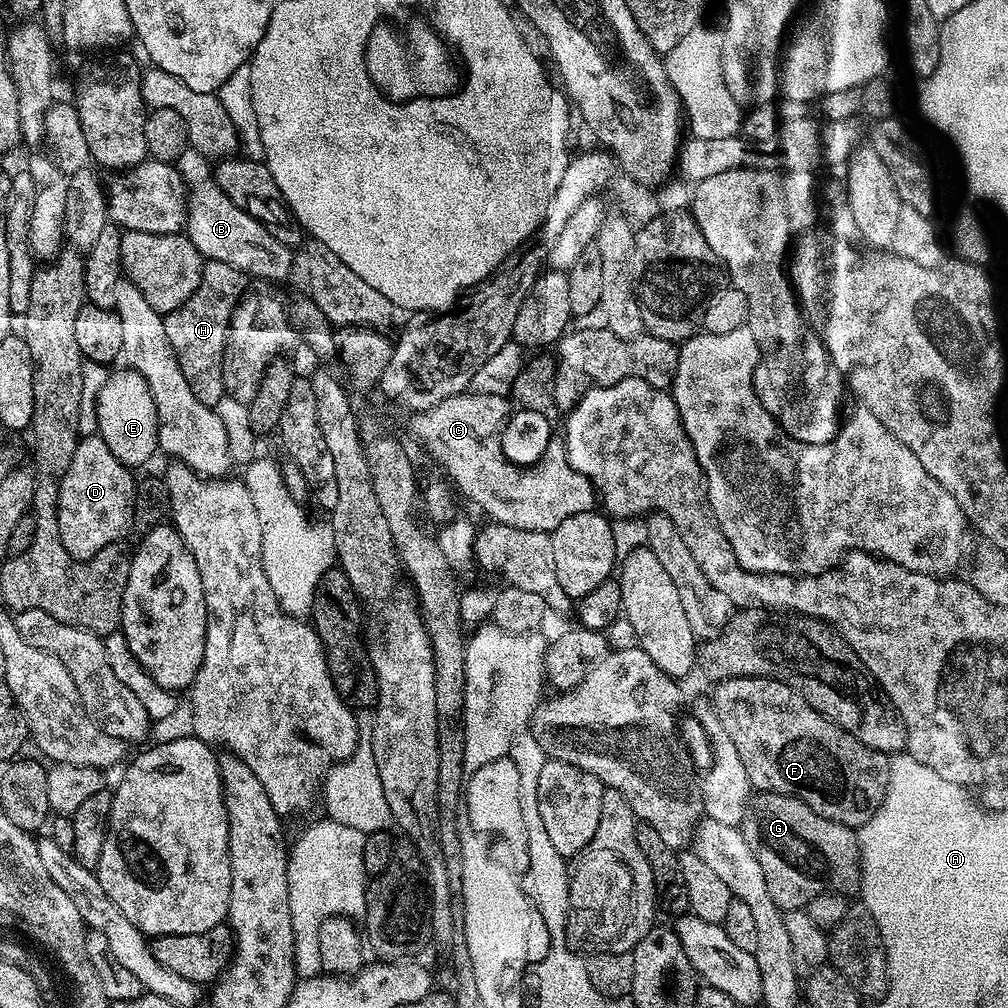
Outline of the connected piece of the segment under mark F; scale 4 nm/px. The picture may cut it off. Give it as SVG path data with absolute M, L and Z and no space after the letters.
M739 676L719 681L713 688L716 689L713 690L712 696L710 695L710 703L714 714L718 718L718 722L722 724L722 730L726 730L726 738L730 738L730 742L734 744L734 750L738 752L738 758L742 760L742 766L746 768L746 778L757 793L777 792L779 796L792 796L795 800L801 800L816 815L838 822L853 830L859 830L866 822L870 822L870 818L878 810L878 806L882 806L882 802L886 798L890 760L885 753L867 748L862 742L855 740L850 733L843 732L834 721L828 720L820 712L815 712L813 708L808 707L806 701L794 689L777 680L767 680L764 676Z

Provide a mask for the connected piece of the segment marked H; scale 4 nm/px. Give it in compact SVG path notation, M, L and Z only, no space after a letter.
M205 260L202 278L198 282L198 290L178 306L178 310L164 316L166 338L170 338L170 346L178 358L178 366L185 376L194 398L202 402L202 406L210 409L217 407L219 400L225 399L222 386L222 358L228 337L230 318L234 314L236 304L246 291L245 273L234 266L217 260Z

